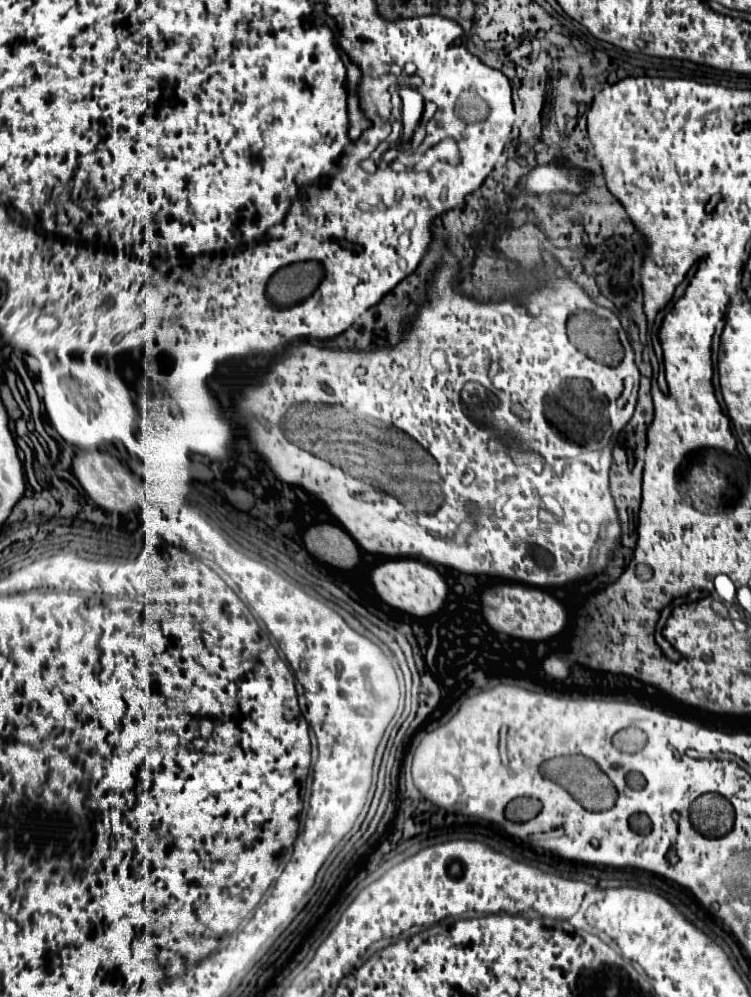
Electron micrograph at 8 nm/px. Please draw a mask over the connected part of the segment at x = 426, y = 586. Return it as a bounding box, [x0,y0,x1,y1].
[370,560,448,618]

